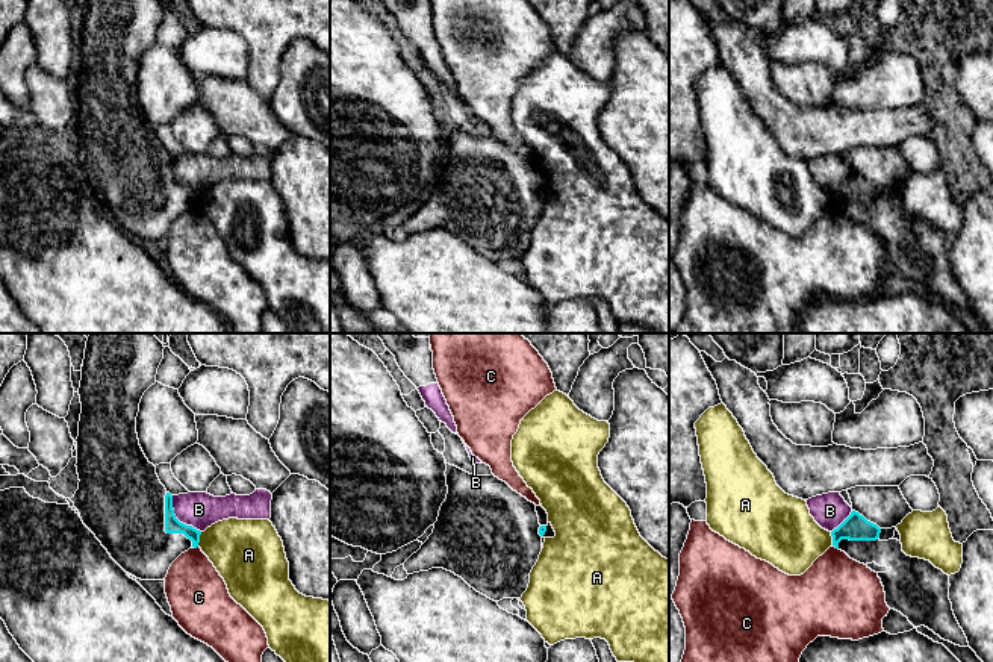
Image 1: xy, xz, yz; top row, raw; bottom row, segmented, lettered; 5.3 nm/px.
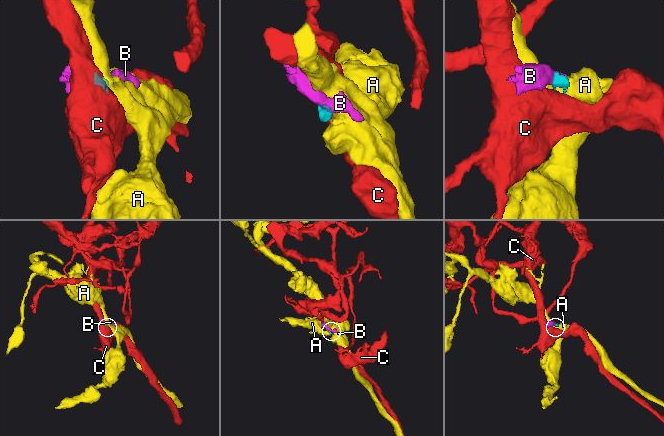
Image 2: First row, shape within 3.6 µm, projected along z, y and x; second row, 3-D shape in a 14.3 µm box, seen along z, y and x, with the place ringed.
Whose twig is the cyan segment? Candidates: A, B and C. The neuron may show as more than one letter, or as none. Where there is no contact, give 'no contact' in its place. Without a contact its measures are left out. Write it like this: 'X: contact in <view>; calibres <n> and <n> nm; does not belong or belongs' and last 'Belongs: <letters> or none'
A: contact in xy; calibres 80 and 360 nm; does not belong
B: contact in xy; calibres 80 and 190 nm; does not belong
C: contact in yz; calibres 140 and 400 nm; does not belong
Belongs: none

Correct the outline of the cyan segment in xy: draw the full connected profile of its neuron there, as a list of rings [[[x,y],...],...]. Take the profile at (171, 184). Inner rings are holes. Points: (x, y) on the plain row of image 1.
[[[88,0],[79,48],[82,74],[76,100],[76,127],[80,142],[71,162],[83,185],[95,195],[111,218],[126,233],[141,241],[165,241],[171,224],[189,209],[197,209],[201,195],[200,191],[176,179],[173,156],[160,144],[156,127],[145,118],[136,94],[139,64],[144,53],[156,44],[163,9],[159,0]]]

